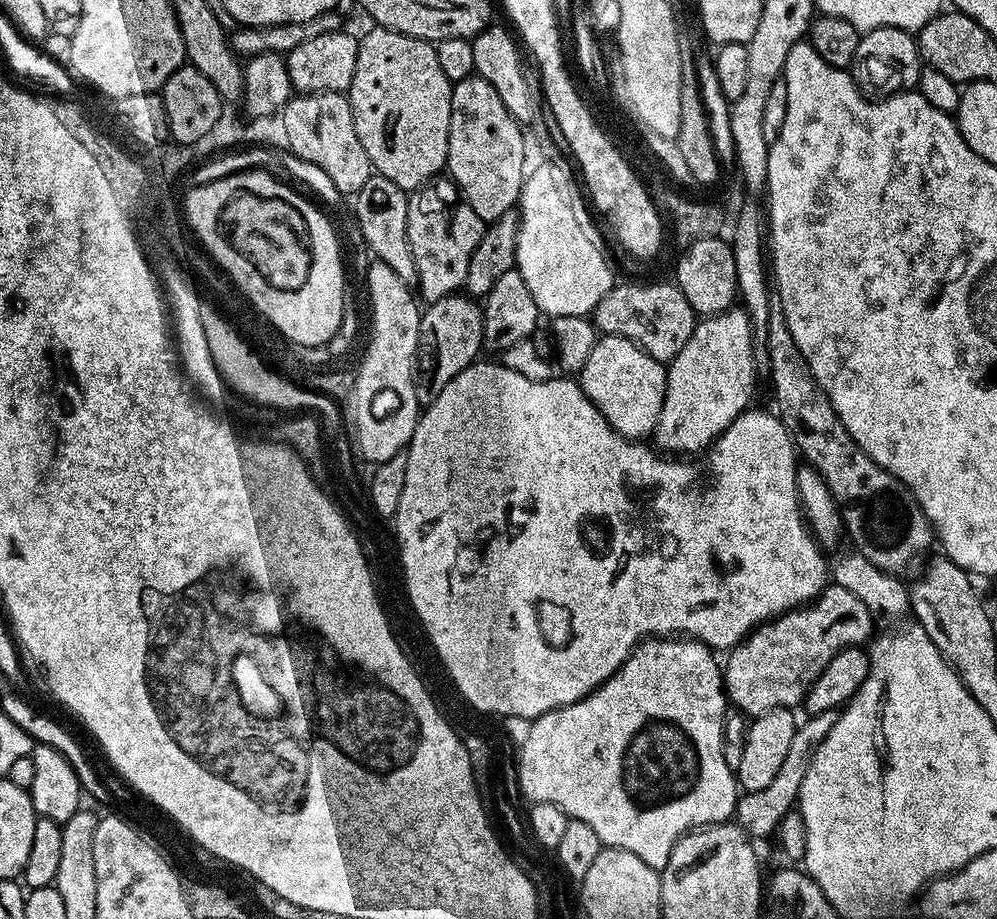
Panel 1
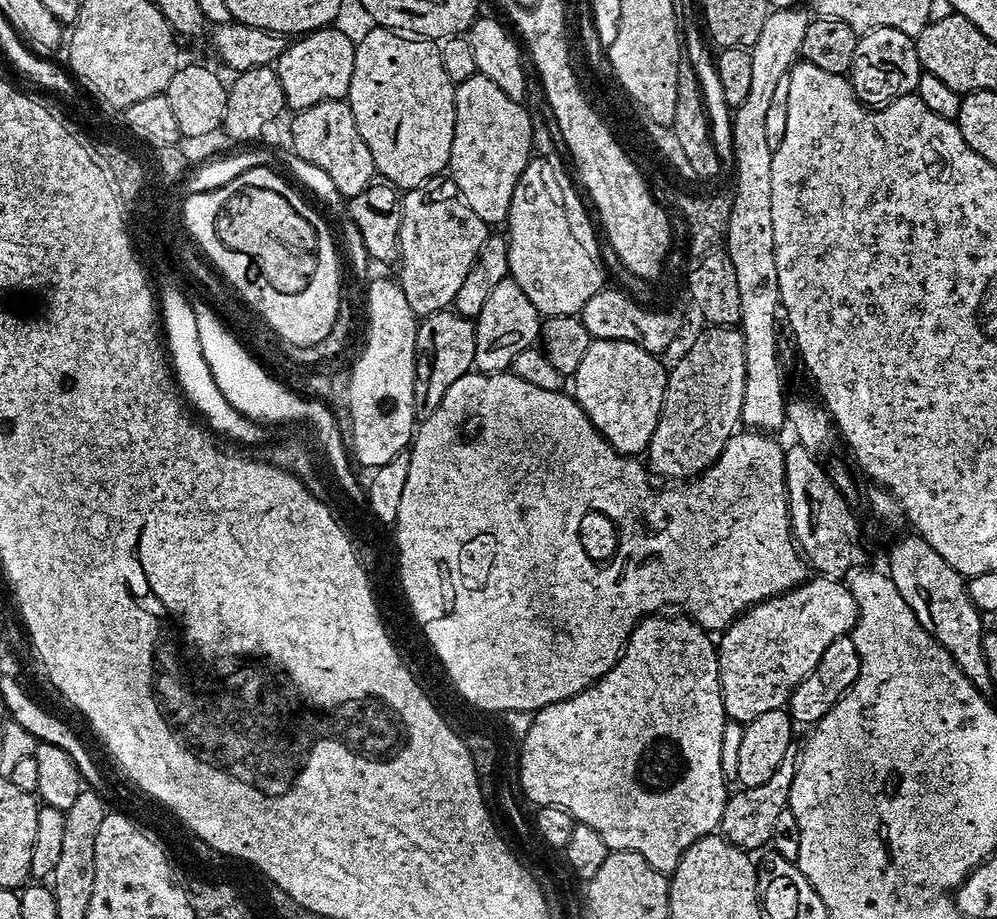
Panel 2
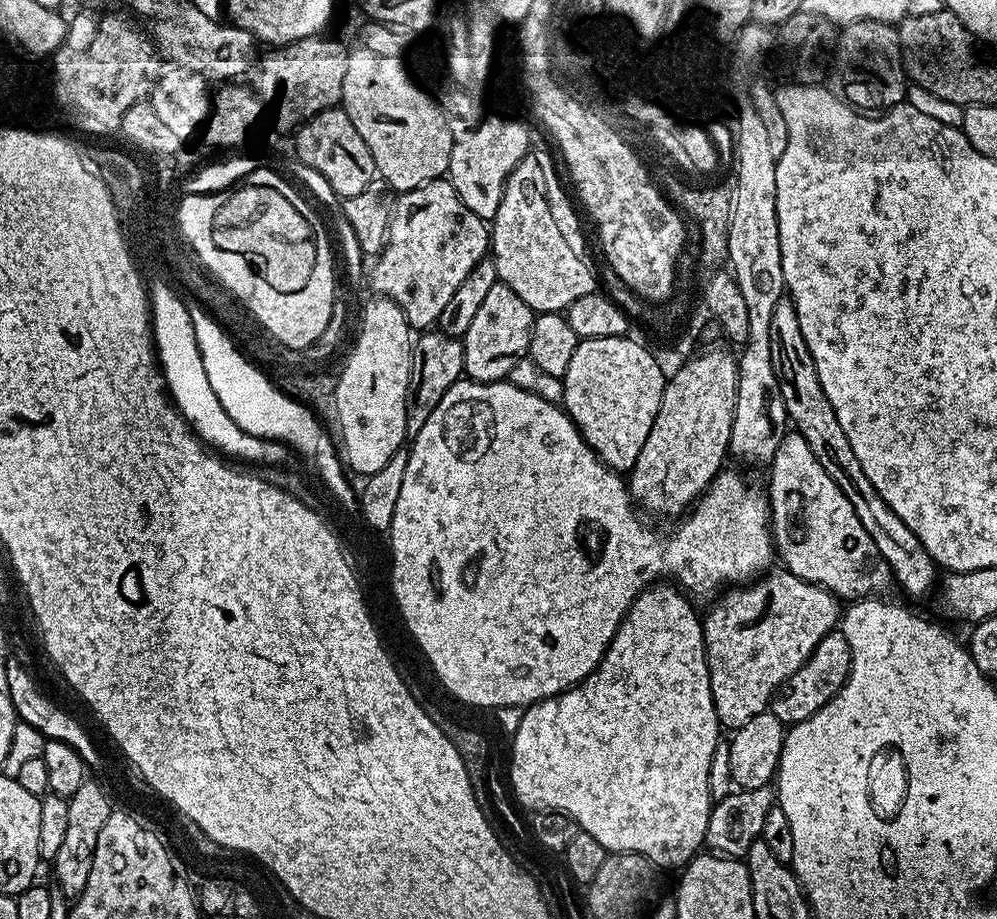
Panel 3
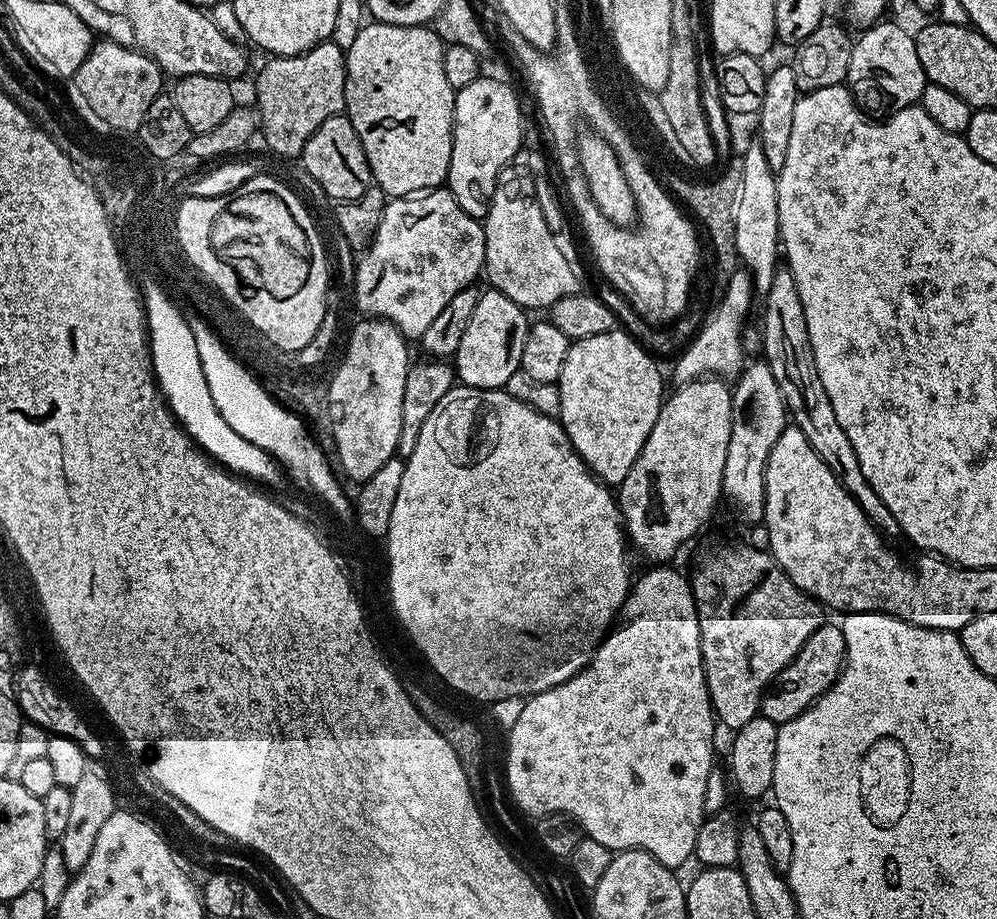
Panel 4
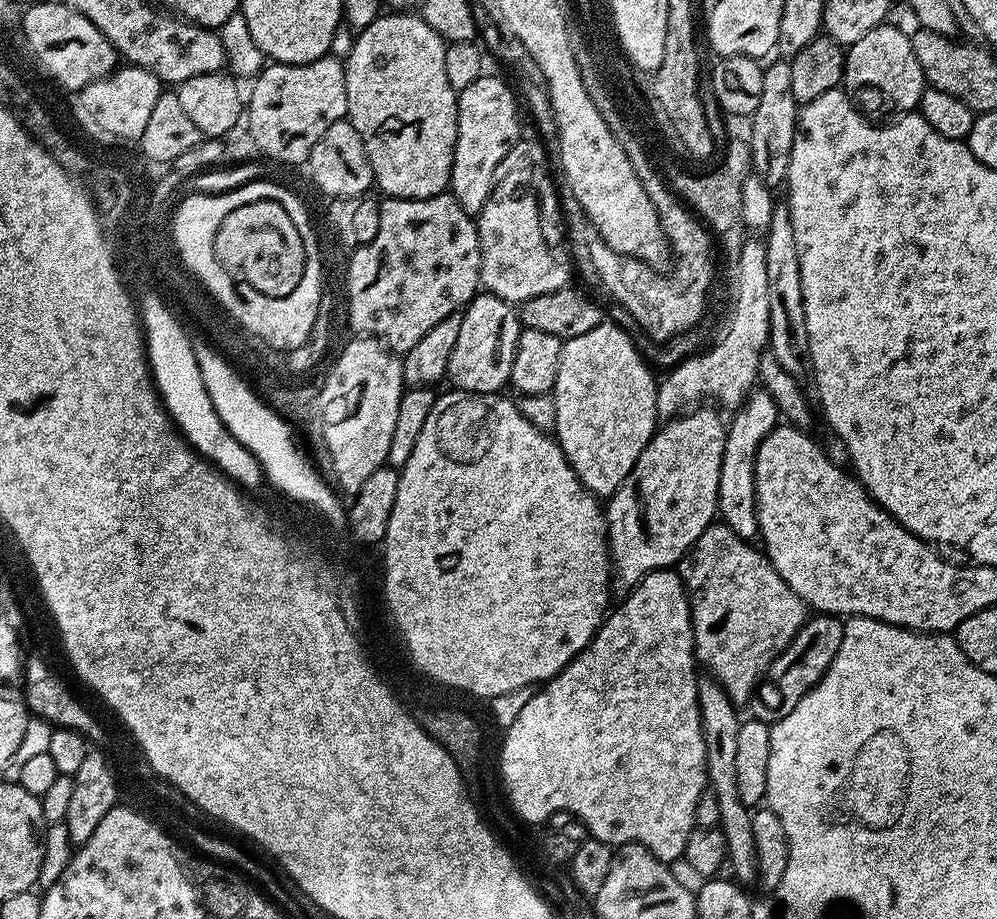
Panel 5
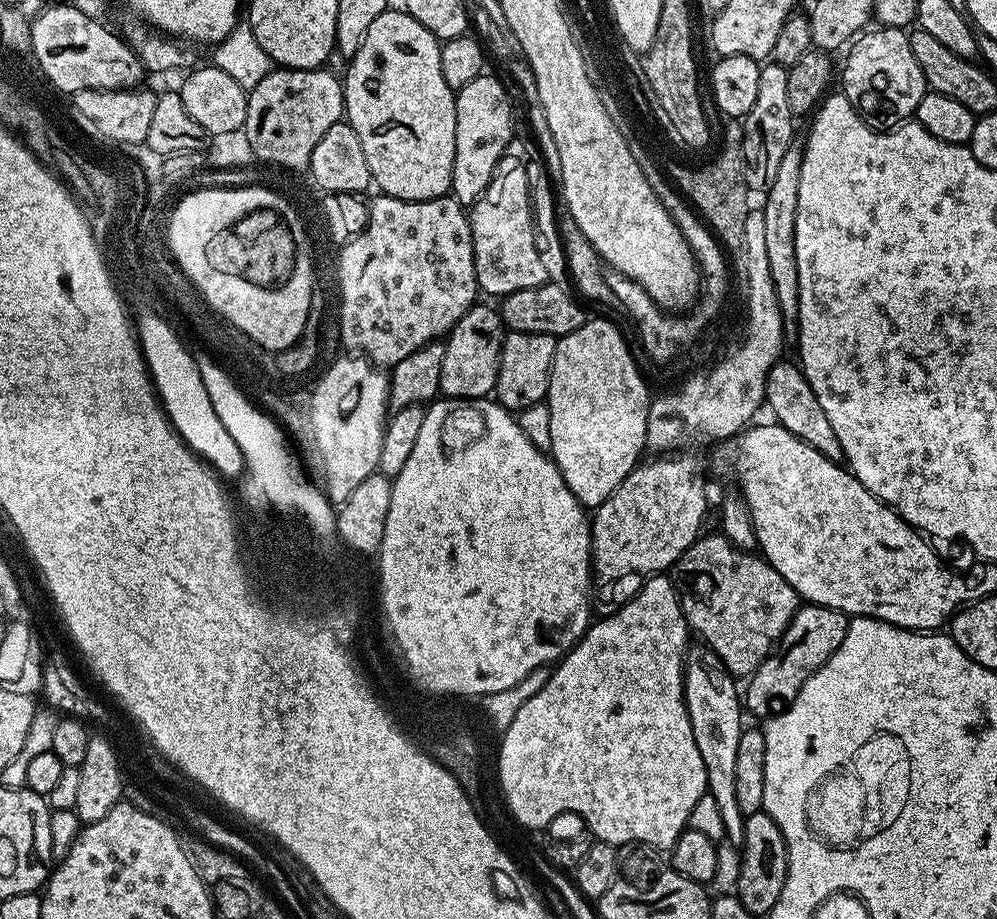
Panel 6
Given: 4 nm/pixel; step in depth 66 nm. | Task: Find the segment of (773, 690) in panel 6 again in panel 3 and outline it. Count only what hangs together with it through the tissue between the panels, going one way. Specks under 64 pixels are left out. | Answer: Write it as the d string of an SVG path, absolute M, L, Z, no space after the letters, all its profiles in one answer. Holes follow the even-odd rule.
M843 631L828 632L826 638L822 638L822 642L814 646L810 658L806 658L806 662L798 666L798 670L794 670L794 674L790 674L790 678L786 678L786 682L782 682L782 686L777 688L770 705L774 718L778 718L778 722L785 726L806 722L806 718L818 714L818 710L822 710L826 702L830 702L840 693L842 686L848 681L851 669L850 642L846 642Z

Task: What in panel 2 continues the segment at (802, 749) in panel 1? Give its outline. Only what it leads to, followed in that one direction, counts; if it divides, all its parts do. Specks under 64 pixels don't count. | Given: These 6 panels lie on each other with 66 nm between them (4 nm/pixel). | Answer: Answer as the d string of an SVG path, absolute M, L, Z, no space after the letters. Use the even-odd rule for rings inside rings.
M792 743L787 747L786 755L782 758L774 774L762 782L761 786L741 787L739 791L733 791L727 800L720 819L719 831L725 839L728 839L736 848L747 852L761 851L769 845L772 839L774 823L778 816L787 811L790 794L790 785L794 780L796 766L799 760L799 745Z

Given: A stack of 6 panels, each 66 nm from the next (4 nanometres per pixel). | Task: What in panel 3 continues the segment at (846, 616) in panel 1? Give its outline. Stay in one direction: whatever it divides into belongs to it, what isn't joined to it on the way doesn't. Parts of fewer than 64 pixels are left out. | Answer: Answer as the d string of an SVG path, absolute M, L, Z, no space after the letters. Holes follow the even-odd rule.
M783 566L769 570L743 586L729 587L716 602L708 616L706 612L702 620L704 649L710 670L710 690L716 717L725 729L735 730L746 726L754 714L769 711L777 688L786 682L786 678L790 678L790 674L794 674L794 670L798 670L798 666L806 662L806 658L810 658L814 646L818 646L818 642L822 642L822 638L826 638L826 634L841 623L842 604L833 592L798 578Z

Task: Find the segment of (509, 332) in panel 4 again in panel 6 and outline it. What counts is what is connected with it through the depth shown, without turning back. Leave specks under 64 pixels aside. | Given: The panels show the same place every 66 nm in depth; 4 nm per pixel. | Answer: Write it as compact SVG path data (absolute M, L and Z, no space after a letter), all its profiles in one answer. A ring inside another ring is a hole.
M483 302L473 304L470 311L462 314L462 318L446 337L441 393L453 400L482 400L491 397L498 378L505 335L504 319L493 305L491 308Z

